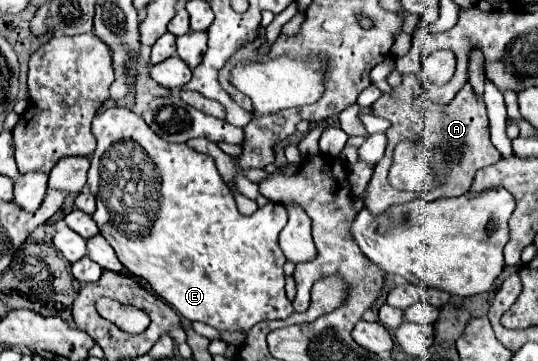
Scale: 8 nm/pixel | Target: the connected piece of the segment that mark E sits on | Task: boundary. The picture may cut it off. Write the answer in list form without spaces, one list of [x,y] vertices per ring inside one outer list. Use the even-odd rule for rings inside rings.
[[[115,106],[97,114],[93,120],[93,134],[97,138],[97,148],[87,178],[87,186],[97,198],[93,220],[107,242],[113,244],[119,262],[133,276],[147,280],[153,292],[169,302],[183,318],[191,322],[199,320],[219,332],[249,330],[261,320],[285,319],[294,312],[292,303],[285,296],[285,256],[277,244],[279,232],[287,224],[287,208],[283,204],[267,202],[251,216],[239,214],[235,200],[209,154],[195,152],[187,144],[171,144],[159,138],[145,120],[129,108]],[[183,260],[189,260],[191,264],[183,266]]]

